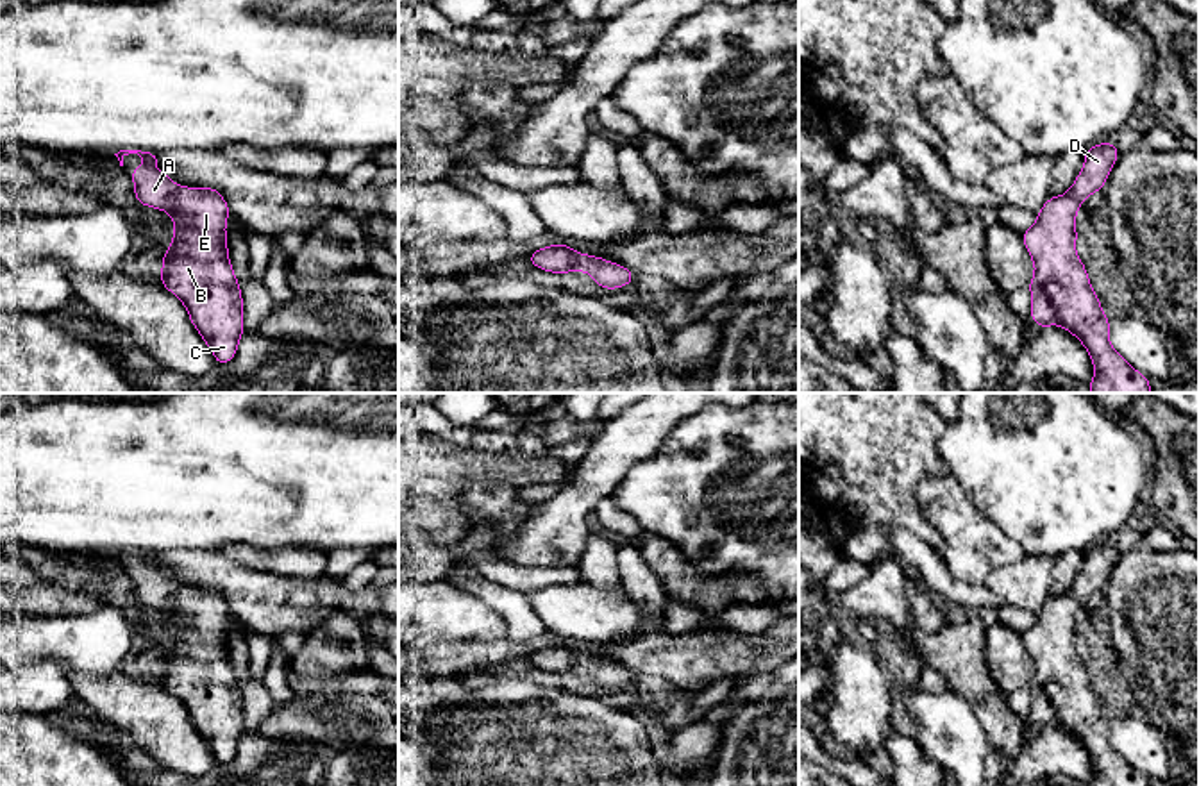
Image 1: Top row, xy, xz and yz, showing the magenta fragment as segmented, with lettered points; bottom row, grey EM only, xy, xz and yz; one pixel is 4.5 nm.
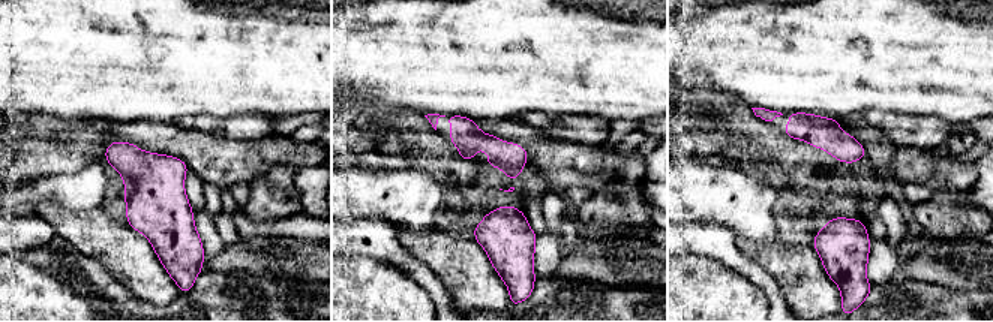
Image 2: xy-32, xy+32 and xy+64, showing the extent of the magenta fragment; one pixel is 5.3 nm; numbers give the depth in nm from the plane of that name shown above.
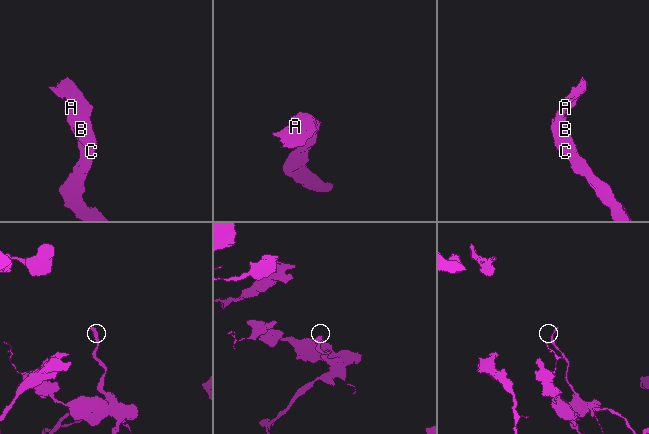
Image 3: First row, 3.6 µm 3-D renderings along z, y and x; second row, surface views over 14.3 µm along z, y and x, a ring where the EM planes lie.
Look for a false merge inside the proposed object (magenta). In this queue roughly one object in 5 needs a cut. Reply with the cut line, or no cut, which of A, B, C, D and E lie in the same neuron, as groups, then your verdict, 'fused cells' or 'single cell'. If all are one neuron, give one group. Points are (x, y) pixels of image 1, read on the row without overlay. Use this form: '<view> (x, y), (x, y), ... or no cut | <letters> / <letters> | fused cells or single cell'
no cut | A B C D E | single cell

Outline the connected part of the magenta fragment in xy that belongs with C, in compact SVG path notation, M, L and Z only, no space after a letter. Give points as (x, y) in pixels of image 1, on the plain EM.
M120 550L114 554L120 566L129 554L138 554L145 564L130 570L132 595L141 606L161 609L175 620L159 682L184 704L216 765L227 765L245 734L241 688L227 648L229 606L214 588L184 588L154 570L161 554Z

